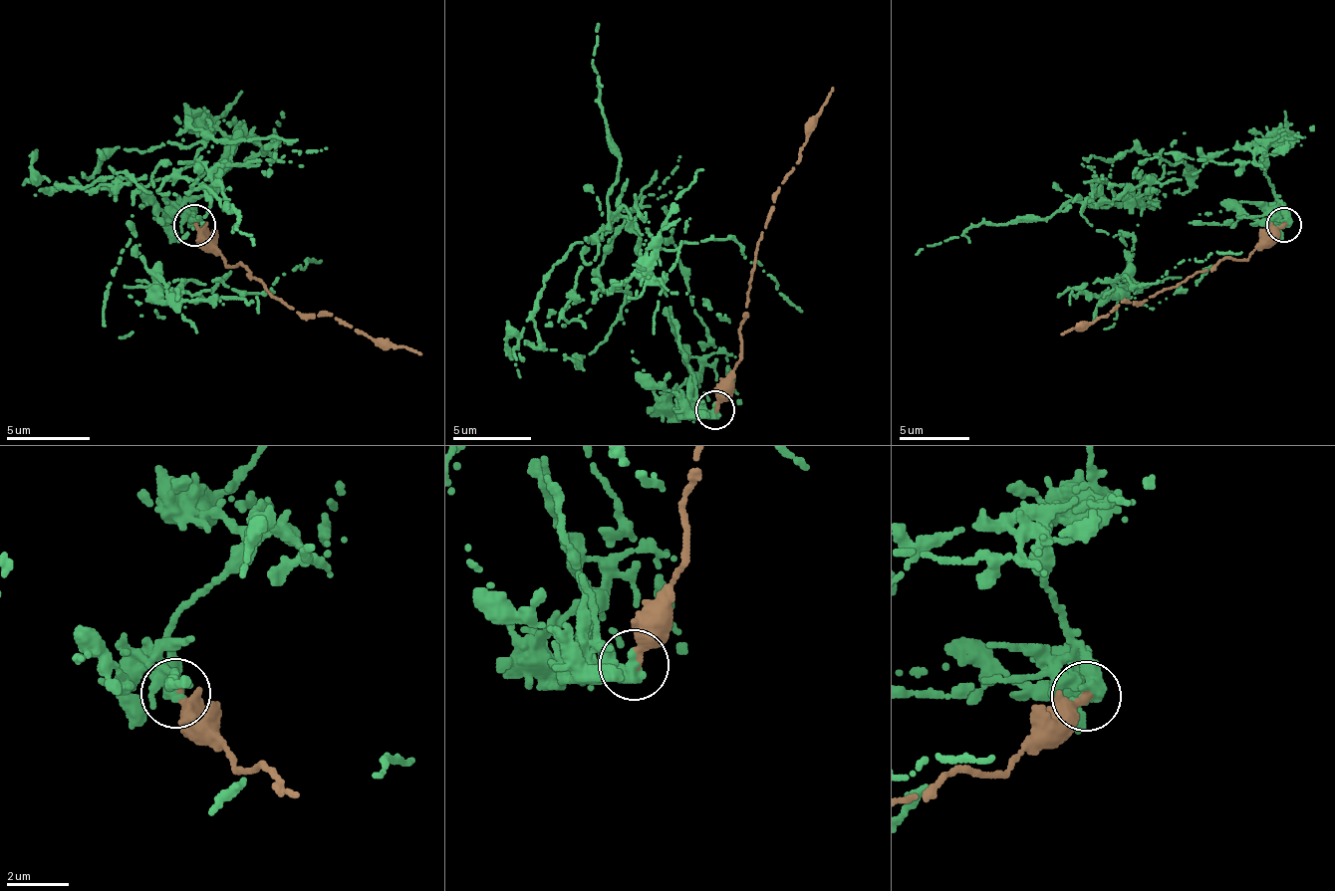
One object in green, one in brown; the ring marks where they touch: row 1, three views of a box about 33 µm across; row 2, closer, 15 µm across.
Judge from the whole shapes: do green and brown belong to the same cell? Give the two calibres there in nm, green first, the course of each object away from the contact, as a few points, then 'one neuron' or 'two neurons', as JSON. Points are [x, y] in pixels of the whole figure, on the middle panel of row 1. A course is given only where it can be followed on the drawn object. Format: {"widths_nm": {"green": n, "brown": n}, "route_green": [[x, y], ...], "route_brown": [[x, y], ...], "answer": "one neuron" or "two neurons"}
{"widths_nm": {"green": 600, "brown": 320}, "route_green": [[715, 411], [689, 400], [712, 339], [668, 217], [621, 208], [592, 239], [588, 309], [702, 240], [801, 310]], "route_brown": [[715, 411], [740, 351], [738, 328], [773, 194], [800, 158], [807, 119], [832, 88]], "answer": "two neurons"}

